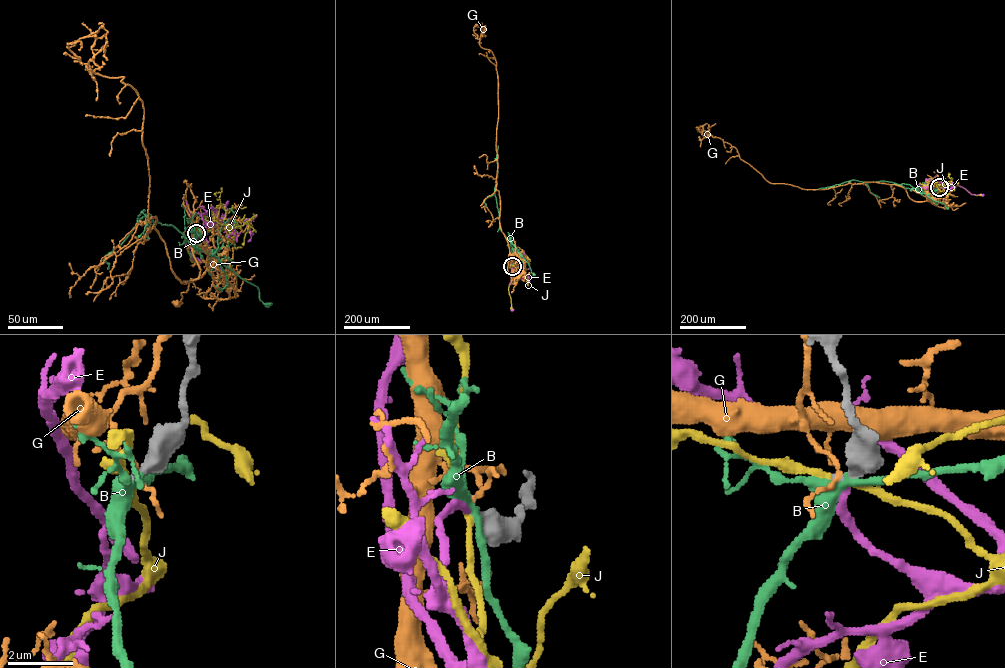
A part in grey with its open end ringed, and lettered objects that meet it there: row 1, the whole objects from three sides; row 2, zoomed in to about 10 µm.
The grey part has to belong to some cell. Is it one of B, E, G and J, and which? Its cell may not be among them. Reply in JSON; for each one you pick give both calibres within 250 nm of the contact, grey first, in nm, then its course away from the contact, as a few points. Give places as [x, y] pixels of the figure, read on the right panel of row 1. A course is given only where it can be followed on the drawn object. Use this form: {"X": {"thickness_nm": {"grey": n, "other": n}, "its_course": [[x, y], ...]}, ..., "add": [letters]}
{"E": {"thickness_nm": {"grey": 360, "other": 240}, "its_course": [[939, 187], [959, 185], [971, 194], [983, 195]]}, "add": ["E"]}

